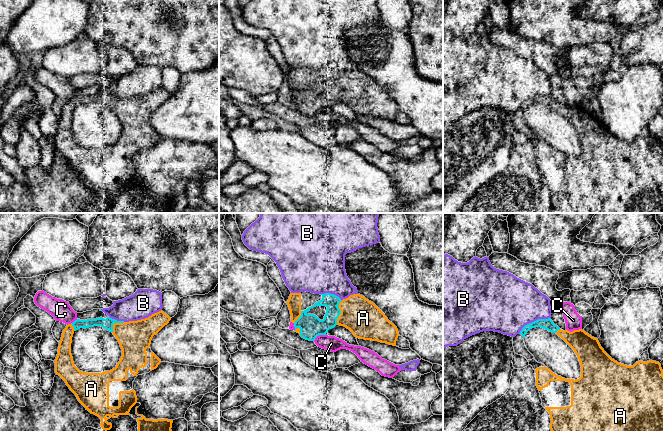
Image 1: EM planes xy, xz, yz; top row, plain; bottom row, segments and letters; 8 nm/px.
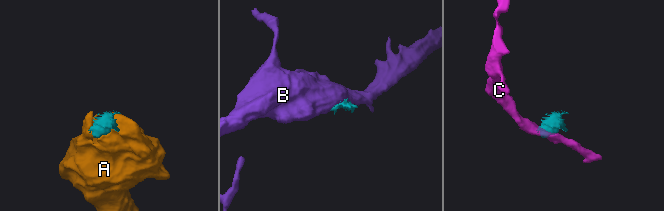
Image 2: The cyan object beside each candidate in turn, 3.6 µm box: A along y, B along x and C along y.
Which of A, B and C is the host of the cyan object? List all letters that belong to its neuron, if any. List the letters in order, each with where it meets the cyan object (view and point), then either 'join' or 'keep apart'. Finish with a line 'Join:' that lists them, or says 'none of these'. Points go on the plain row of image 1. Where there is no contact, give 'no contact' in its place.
A: xz (340, 88) | keep apart
B: yz (534, 97) | join
C: xz (319, 110) | keep apart
Join: B

